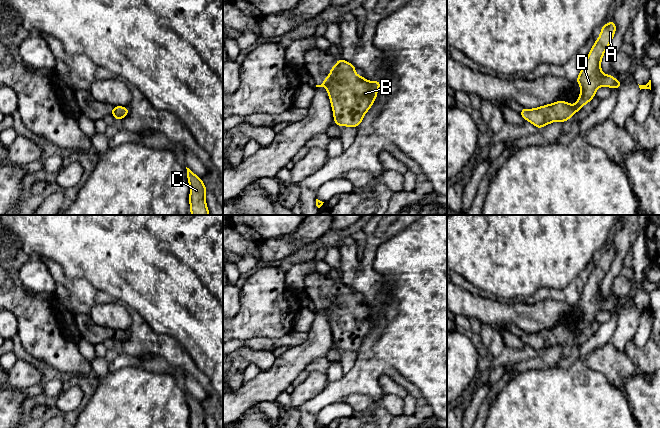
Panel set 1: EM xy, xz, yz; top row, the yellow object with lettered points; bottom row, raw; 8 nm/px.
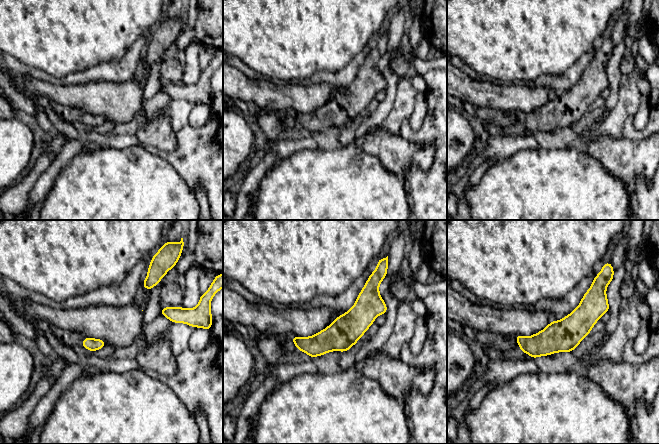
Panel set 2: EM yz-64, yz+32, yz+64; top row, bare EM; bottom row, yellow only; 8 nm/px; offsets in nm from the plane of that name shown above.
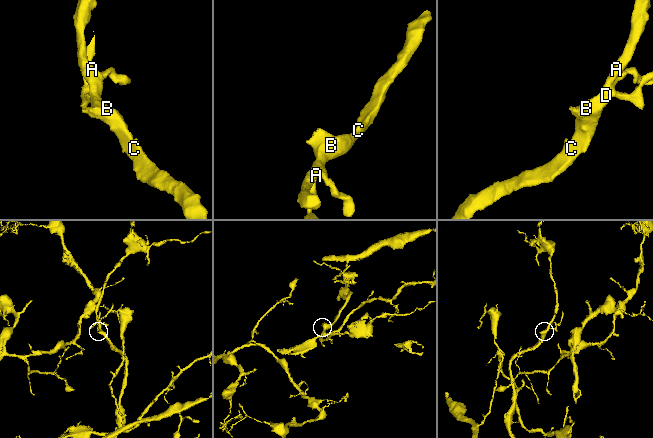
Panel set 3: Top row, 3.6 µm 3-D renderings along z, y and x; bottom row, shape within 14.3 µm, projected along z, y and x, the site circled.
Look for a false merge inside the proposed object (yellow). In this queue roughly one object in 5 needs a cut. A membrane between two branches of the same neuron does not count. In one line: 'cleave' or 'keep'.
keep

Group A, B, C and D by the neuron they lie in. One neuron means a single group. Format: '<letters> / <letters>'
A B C D

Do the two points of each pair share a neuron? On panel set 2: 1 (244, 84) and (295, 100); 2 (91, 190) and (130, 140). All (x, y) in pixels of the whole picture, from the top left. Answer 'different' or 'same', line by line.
1: same
2: different

